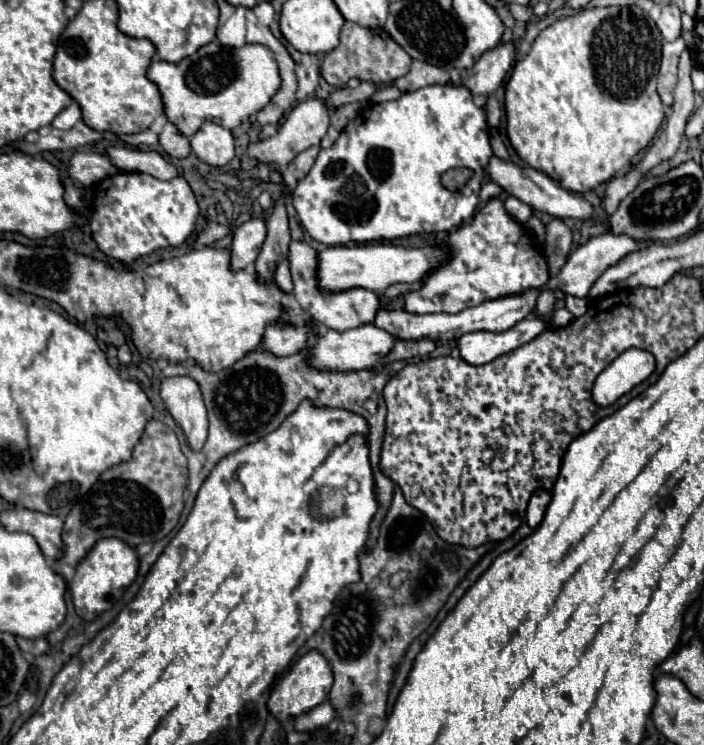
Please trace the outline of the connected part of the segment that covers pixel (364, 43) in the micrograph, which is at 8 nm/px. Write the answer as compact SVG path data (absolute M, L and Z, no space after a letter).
M344 22L344 28L340 32L340 44L330 50L322 64L320 64L320 74L322 78L336 86L336 88L344 88L346 82L350 78L358 78L358 80L370 80L376 84L392 84L396 78L404 76L410 68L412 58L390 38L390 34L386 34L386 30L370 30L370 28L362 28L354 22Z

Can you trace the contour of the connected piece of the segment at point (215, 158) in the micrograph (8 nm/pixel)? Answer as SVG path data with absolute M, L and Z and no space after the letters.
M204 122L200 130L194 136L190 136L190 146L196 158L210 166L220 168L234 158L232 132L214 122Z

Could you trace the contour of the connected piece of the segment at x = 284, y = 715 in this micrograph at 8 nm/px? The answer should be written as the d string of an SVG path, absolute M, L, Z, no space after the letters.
M310 650L306 652L292 668L290 672L274 686L272 696L268 700L268 710L272 716L276 716L280 722L286 722L290 718L296 718L308 710L312 710L314 706L322 704L324 698L330 692L330 686L334 682L330 664L326 662L326 658L318 652L318 650Z

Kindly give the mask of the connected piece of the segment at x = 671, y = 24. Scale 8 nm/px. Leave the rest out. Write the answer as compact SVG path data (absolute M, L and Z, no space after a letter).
M676 4L662 6L660 18L656 20L656 26L664 40L674 40L680 36L680 10Z

